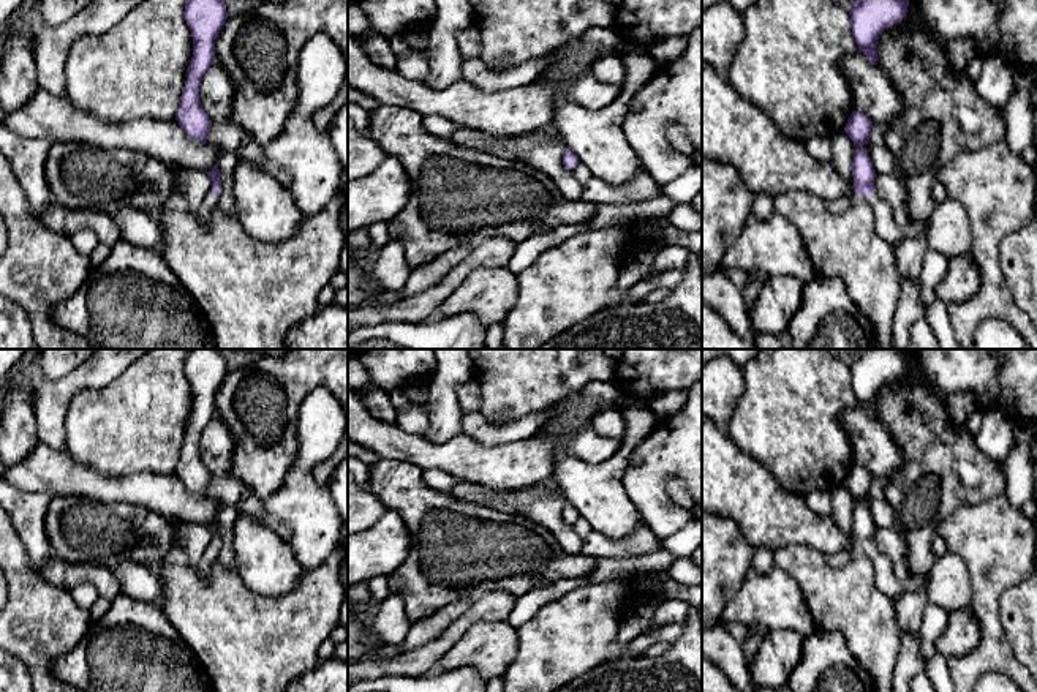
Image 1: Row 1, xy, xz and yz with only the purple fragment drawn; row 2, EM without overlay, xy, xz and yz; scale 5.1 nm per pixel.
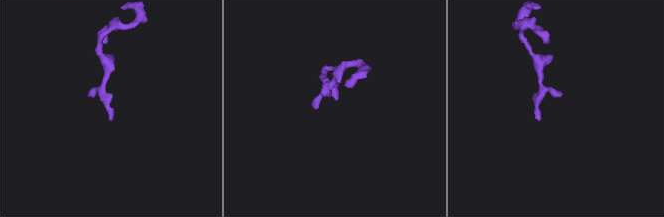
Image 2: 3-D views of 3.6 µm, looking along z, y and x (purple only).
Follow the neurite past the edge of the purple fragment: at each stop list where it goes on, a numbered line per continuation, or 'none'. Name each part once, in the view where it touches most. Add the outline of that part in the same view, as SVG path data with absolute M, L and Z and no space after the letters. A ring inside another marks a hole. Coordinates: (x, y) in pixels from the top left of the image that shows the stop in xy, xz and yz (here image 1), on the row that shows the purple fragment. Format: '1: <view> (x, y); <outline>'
1: yz (887, 228); M873 193L866 201L874 213L874 226L877 234L890 243L893 250L896 250L904 239L926 232L928 229L926 221L911 223L906 226L898 224L895 221L892 205L881 199L876 193Z

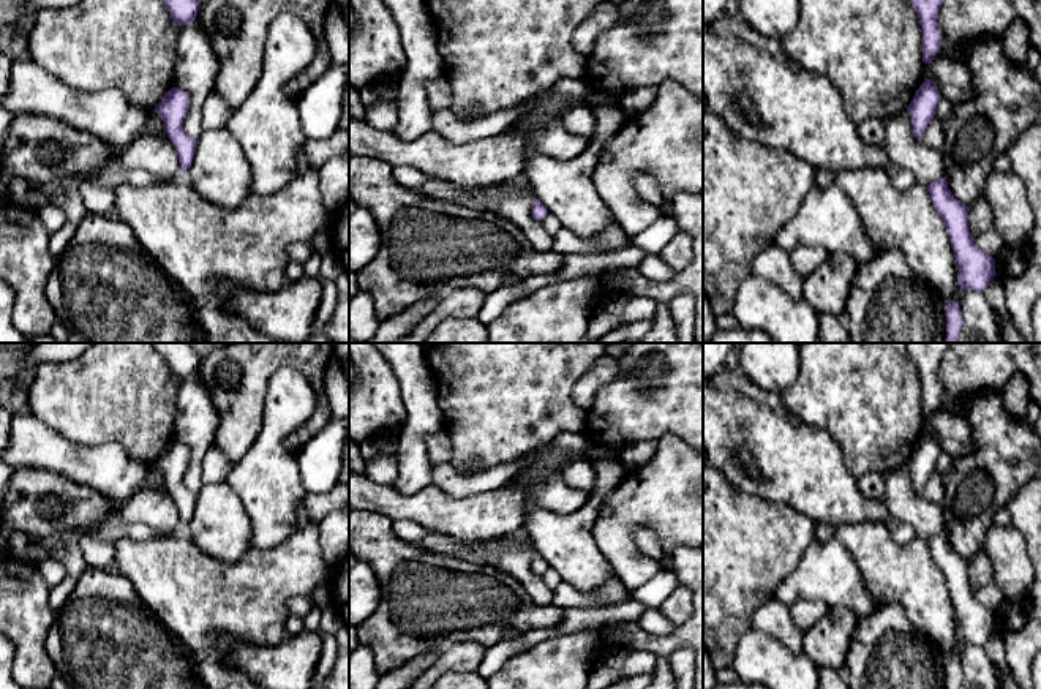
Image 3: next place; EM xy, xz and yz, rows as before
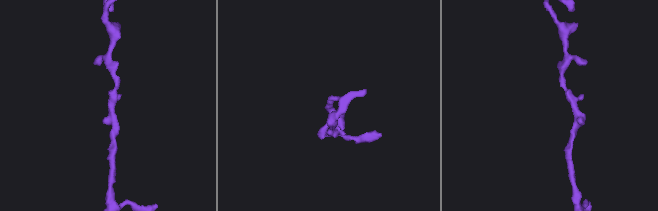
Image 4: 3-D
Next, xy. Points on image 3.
none

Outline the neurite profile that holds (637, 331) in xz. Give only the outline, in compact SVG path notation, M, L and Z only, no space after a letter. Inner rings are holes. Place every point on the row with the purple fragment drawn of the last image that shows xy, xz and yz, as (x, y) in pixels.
M640 321L633 324L626 324L613 332L608 332L603 338L599 340L599 343L624 343L626 340L641 340L645 335L648 335L654 327L654 321Z

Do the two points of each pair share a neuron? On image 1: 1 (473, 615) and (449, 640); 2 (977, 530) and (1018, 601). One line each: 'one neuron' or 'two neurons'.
1: one neuron
2: two neurons

